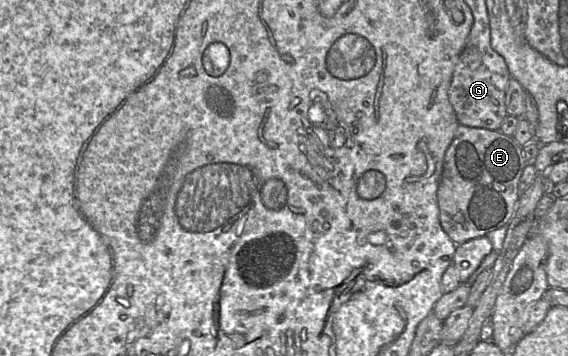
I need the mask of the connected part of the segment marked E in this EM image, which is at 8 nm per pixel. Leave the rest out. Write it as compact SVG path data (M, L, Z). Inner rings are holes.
M459 124L445 153L437 193L441 226L456 245L508 225L520 197L519 181L527 163L522 146L513 136Z

